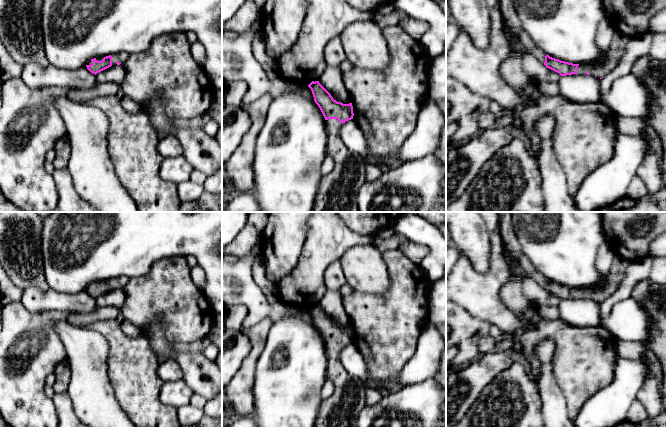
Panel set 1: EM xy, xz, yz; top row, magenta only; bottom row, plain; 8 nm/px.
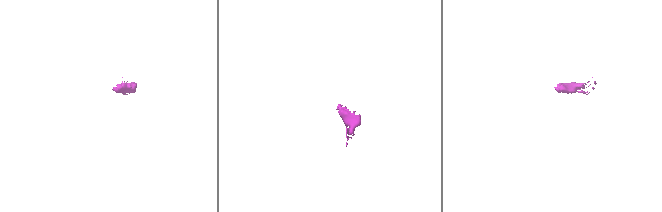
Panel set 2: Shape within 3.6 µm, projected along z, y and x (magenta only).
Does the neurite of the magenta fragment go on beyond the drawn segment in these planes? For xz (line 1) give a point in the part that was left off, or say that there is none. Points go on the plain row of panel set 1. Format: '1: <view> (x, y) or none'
1: xz (342, 409)

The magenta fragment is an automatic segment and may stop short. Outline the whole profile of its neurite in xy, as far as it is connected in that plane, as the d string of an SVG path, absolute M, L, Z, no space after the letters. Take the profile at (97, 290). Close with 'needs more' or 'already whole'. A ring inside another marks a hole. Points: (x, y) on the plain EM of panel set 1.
M121 276L114 277L106 281L97 281L88 285L86 291L91 297L96 299L97 297L111 291L112 289L123 288L128 283L129 279L130 278L126 276Z | needs more

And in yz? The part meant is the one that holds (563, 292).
M616 253L606 280L595 288L573 288L546 279L523 254L520 265L526 274L542 286L547 292L559 297L561 300L572 298L587 298L602 303L606 298L612 296L621 285L630 261L620 253Z | needs more

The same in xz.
M312 305L308 311L311 313L314 325L326 344L327 379L334 384L334 393L321 404L314 427L356 427L360 412L367 406L366 386L359 378L351 376L339 360L342 348L353 343L352 327L343 328L337 326L319 305Z | needs more

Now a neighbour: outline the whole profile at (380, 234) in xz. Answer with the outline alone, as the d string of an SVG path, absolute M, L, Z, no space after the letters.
M386 226L385 228L382 228L373 235L371 235L370 238L372 239L373 244L379 240L384 240L389 238L386 235L387 233L395 233L394 226Z

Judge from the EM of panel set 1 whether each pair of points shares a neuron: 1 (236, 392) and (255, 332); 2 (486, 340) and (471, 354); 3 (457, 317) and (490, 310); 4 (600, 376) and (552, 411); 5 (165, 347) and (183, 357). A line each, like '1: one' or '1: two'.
1: one
2: two
3: two
4: two
5: one

